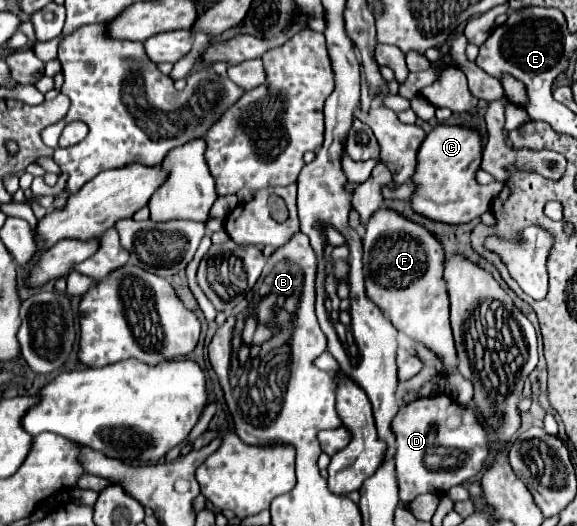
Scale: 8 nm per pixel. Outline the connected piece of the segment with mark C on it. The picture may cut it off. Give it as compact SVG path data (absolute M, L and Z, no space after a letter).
M436 125L420 147L414 175L418 189L412 197L412 209L428 219L452 225L468 223L488 211L504 183L495 181L489 185L480 185L476 181L476 171L482 163L482 151L484 139L480 129L464 125Z

